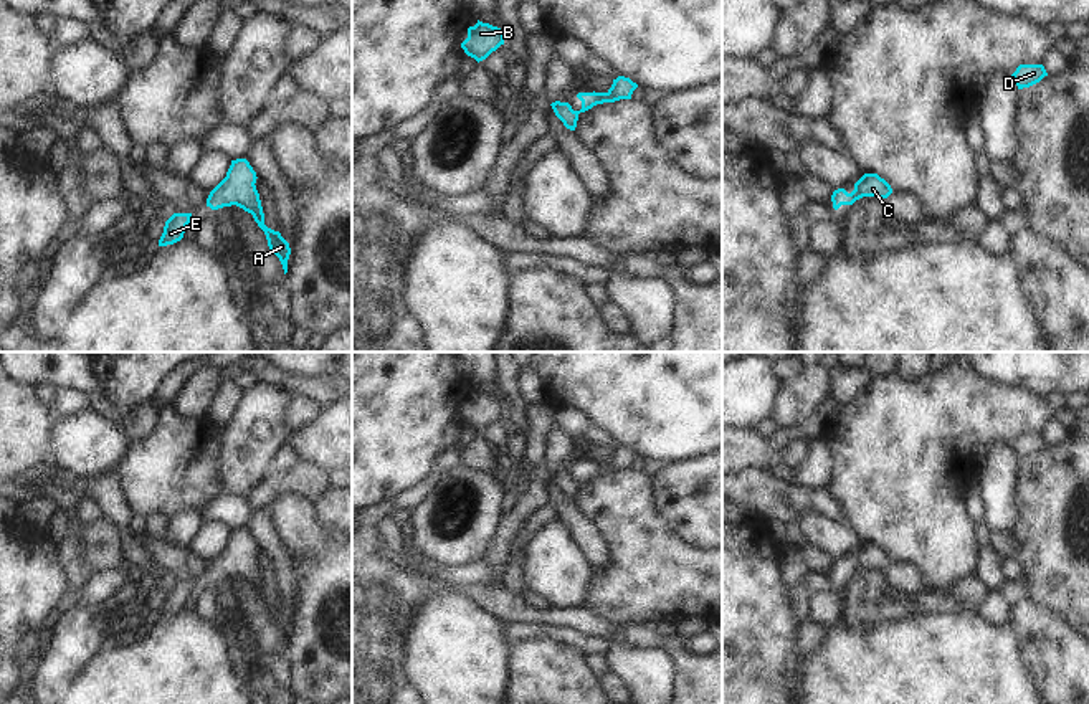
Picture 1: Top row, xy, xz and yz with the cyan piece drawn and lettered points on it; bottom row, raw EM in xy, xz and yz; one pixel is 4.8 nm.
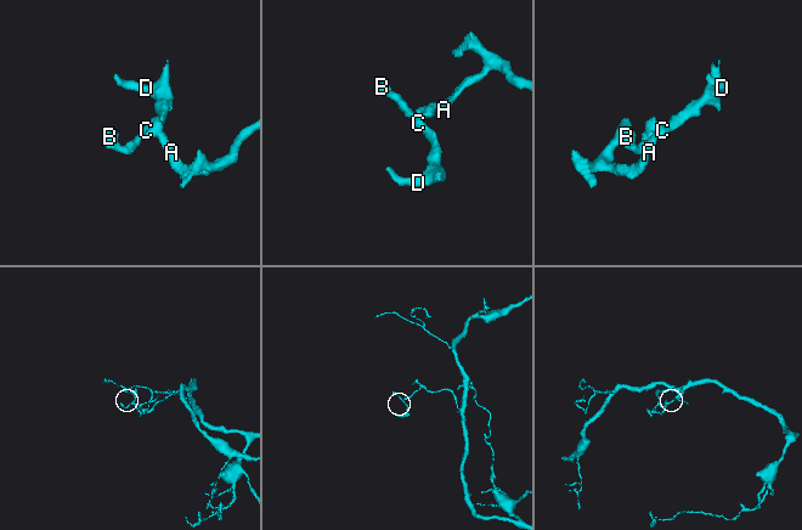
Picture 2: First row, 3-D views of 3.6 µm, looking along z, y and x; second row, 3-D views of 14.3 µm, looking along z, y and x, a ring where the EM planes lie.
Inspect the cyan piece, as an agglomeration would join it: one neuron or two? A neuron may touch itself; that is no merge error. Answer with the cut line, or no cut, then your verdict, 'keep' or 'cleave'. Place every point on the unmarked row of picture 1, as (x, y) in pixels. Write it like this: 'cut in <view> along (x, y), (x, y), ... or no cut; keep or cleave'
cut in yz along (848, 564), (850, 574); cleave

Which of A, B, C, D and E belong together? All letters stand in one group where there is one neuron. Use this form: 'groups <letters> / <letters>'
groups A / B C D E

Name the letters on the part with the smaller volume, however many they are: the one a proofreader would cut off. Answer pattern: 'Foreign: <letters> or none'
Foreign: B, C, D, E

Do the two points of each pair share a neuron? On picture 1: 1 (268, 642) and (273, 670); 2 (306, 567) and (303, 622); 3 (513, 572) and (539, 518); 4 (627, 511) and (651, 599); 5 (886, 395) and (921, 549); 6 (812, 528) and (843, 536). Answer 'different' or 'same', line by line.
1: different
2: same
3: same
4: same
5: same
6: same

